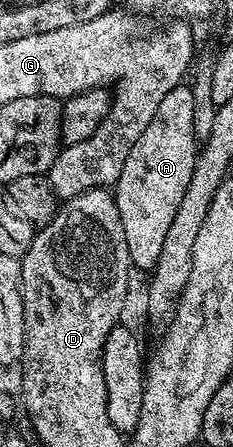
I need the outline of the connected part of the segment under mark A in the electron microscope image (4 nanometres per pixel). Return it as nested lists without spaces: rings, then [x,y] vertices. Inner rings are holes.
[[[179,85],[160,101],[156,117],[140,133],[140,141],[132,145],[132,153],[128,153],[128,161],[124,161],[124,169],[112,188],[120,225],[124,225],[124,237],[128,241],[130,262],[135,268],[153,269],[157,265],[168,229],[192,180],[195,158],[193,93],[189,86]]]

